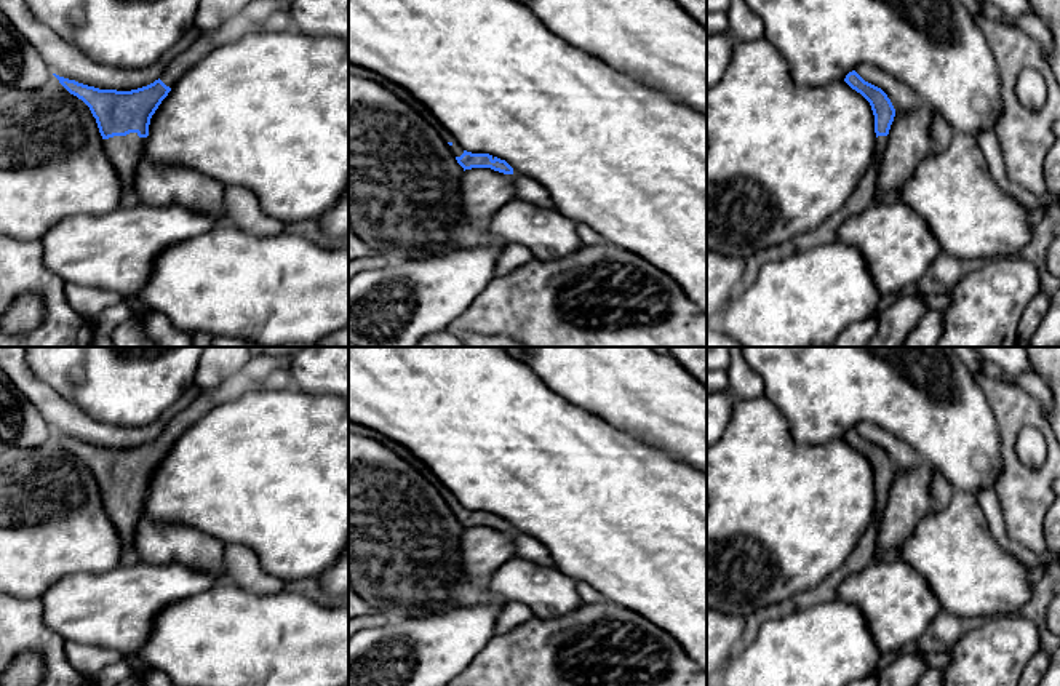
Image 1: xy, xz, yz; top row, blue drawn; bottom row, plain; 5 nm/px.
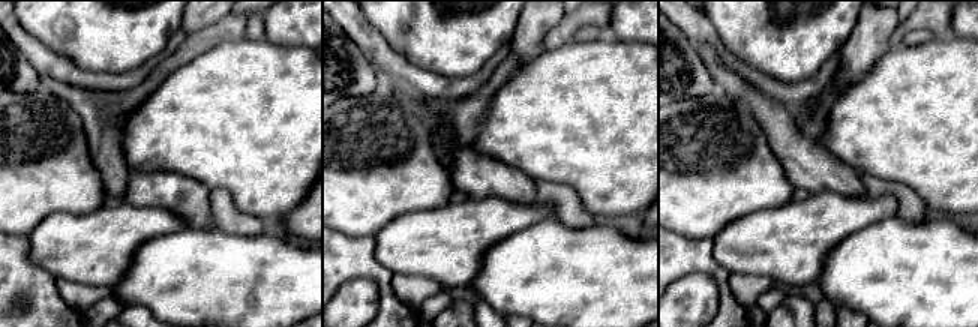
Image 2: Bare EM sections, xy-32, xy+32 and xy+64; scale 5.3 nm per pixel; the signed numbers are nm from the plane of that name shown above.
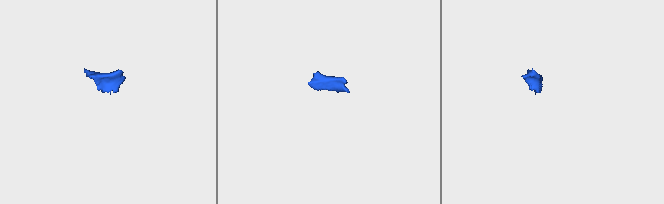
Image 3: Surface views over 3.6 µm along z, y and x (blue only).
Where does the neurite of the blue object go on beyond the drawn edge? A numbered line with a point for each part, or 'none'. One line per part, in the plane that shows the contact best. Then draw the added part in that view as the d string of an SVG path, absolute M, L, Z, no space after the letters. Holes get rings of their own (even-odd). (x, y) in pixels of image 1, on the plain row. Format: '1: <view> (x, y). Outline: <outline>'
1: xy (251, 376). Outline: M259 355L251 357L249 361L233 376L224 379L224 382L208 393L198 393L198 397L181 405L179 413L168 422L160 438L166 445L174 445L179 437L189 430L201 416L213 409L219 403L235 400L246 392L262 387L264 379L275 369L285 369L289 373L291 355Z
2: xy (123, 510). Outline: M137 491L102 497L106 513L117 528L125 550L134 548L136 523L142 512L144 496Z

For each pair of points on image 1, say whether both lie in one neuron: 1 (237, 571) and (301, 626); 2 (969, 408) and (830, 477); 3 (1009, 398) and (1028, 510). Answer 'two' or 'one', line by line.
1: two
2: two
3: one

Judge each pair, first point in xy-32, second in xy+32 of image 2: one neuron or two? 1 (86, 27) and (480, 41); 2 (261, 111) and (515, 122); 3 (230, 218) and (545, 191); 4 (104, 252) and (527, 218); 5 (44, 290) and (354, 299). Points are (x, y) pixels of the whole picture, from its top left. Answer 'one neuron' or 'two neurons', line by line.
1: one neuron
2: one neuron
3: one neuron
4: one neuron
5: two neurons

